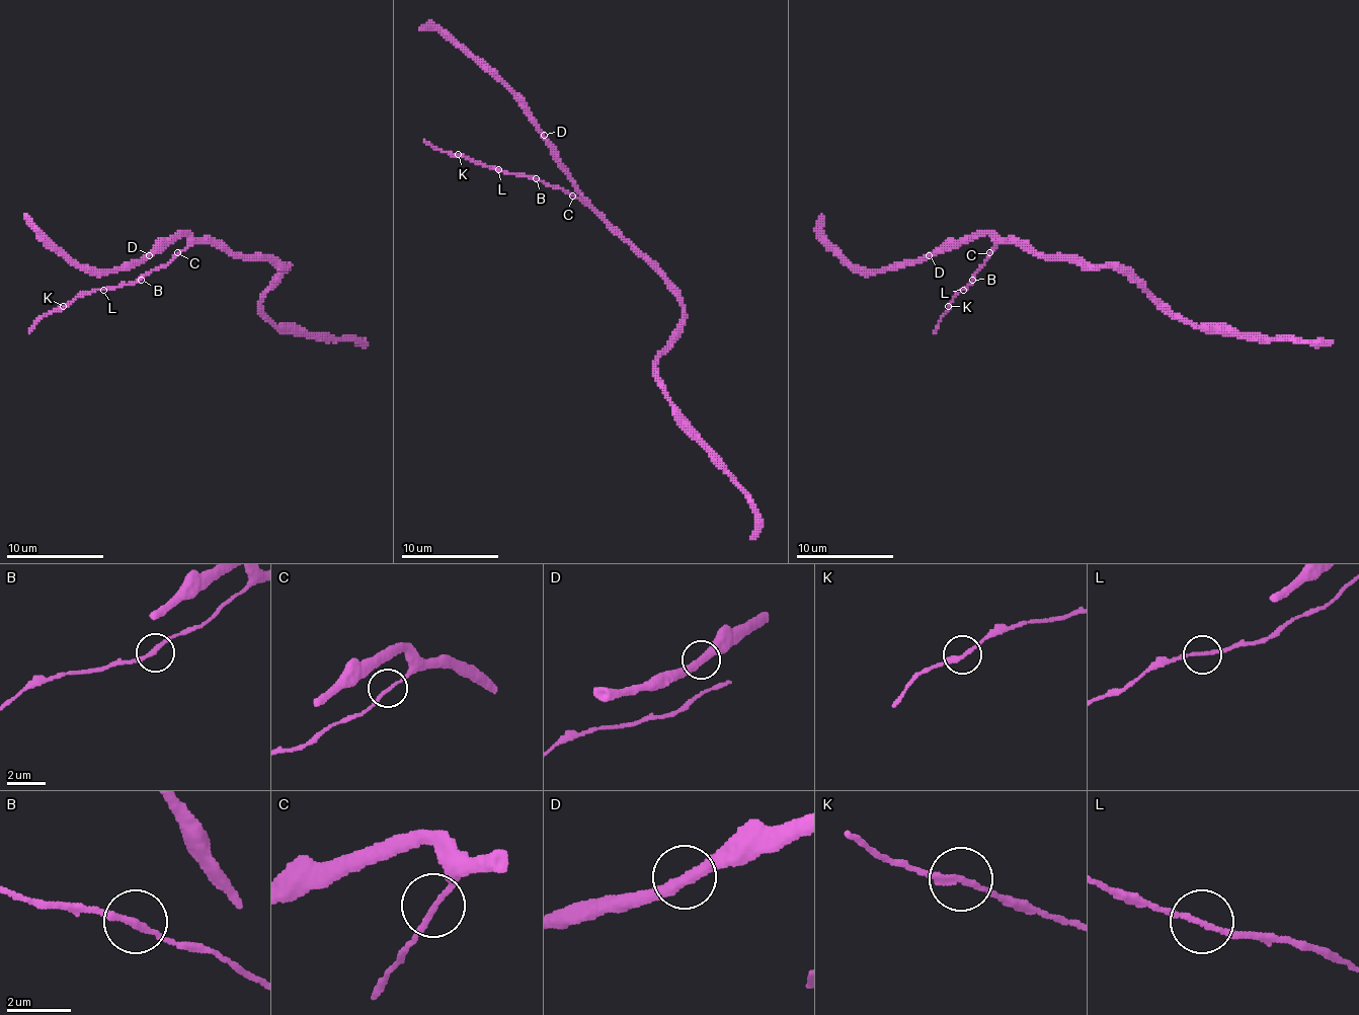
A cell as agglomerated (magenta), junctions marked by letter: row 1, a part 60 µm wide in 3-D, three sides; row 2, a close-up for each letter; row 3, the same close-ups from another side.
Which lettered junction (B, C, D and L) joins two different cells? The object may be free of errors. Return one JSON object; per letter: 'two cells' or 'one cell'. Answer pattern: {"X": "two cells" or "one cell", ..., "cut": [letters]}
{"B": "one cell", "C": "one cell", "D": "one cell", "L": "one cell", "cut": []}

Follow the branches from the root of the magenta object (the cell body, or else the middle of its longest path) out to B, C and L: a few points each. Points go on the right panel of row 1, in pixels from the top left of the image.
B: (1052, 260), (1038, 257), (1014, 243), (1000, 243), (972, 280)
C: (1052, 260), (1038, 257), (1014, 243), (1000, 243), (989, 252)
L: (1052, 260), (1038, 257), (1014, 243), (1000, 243), (963, 290)

